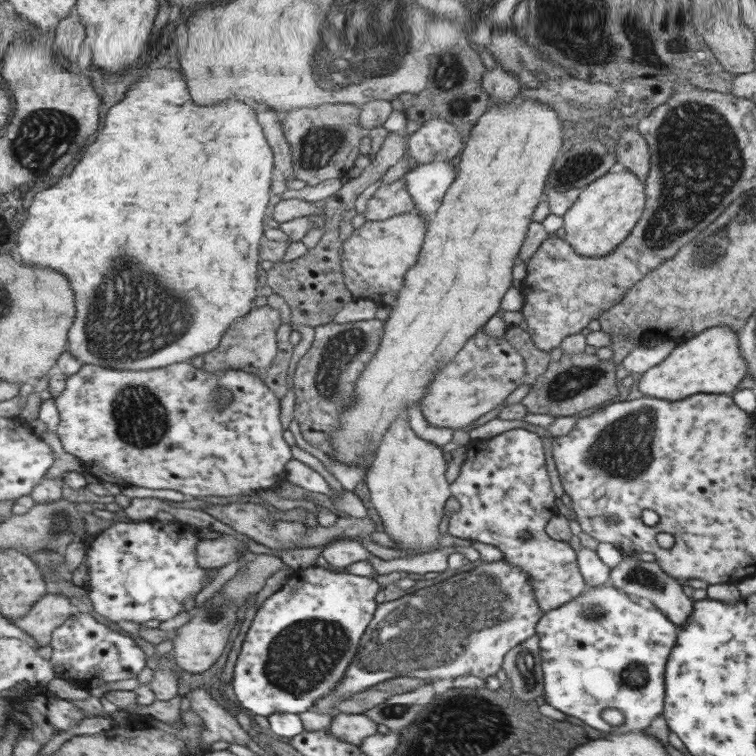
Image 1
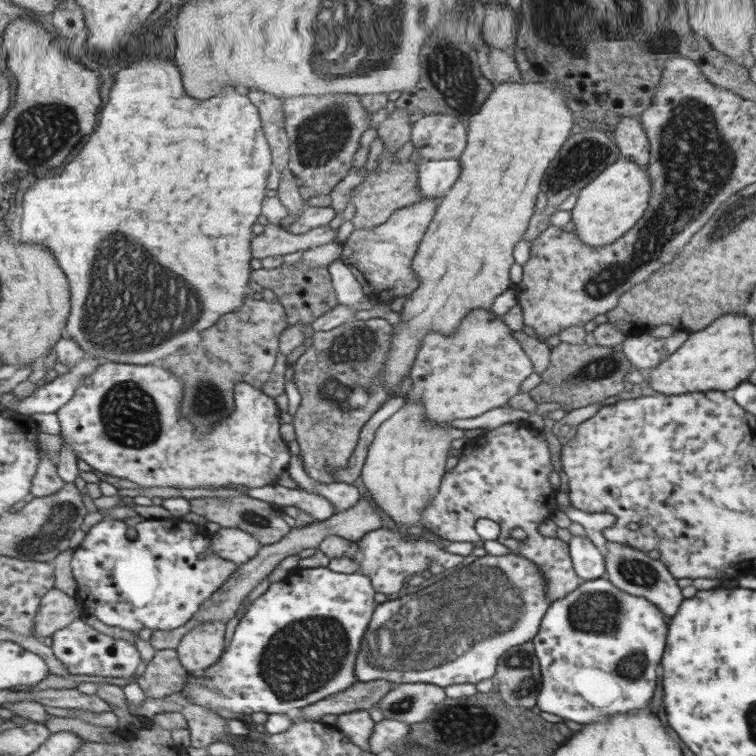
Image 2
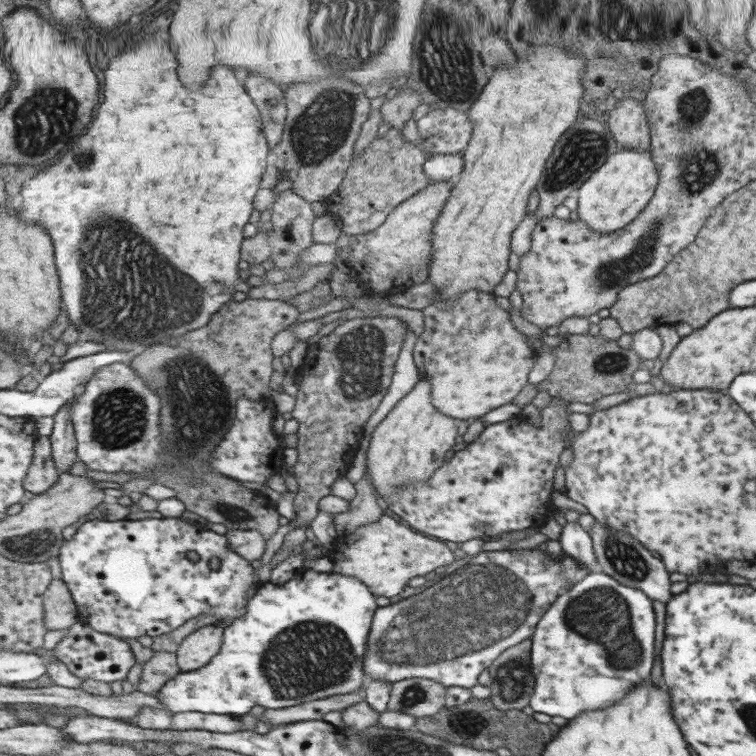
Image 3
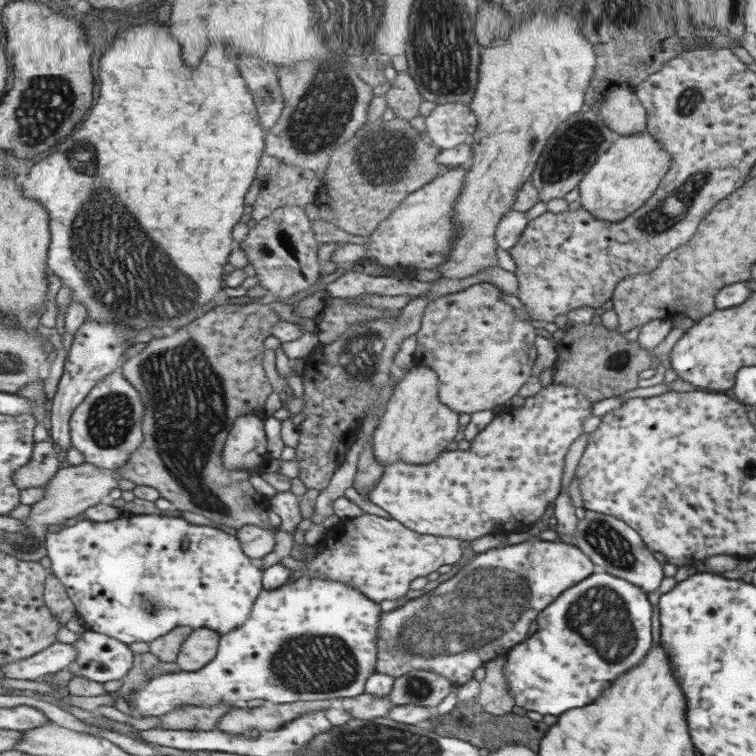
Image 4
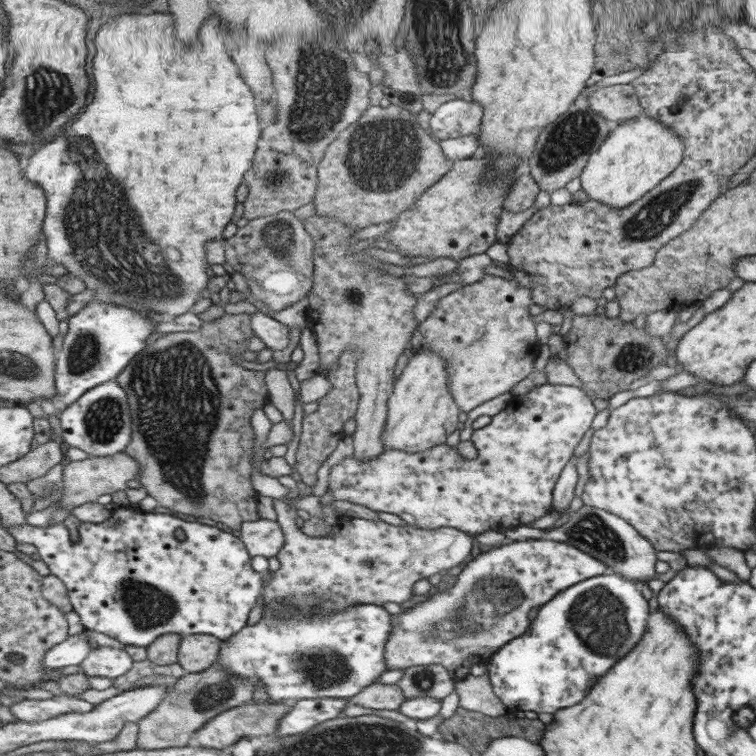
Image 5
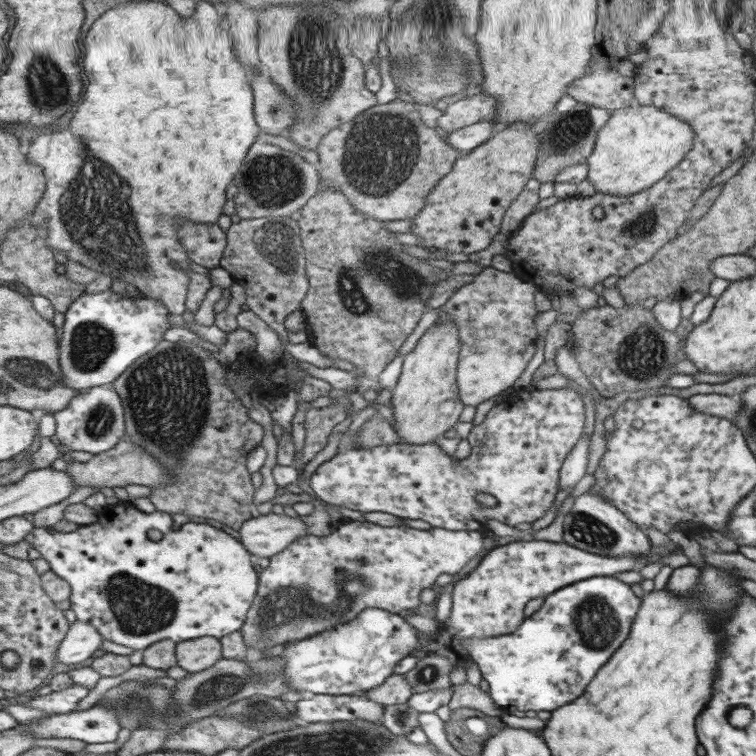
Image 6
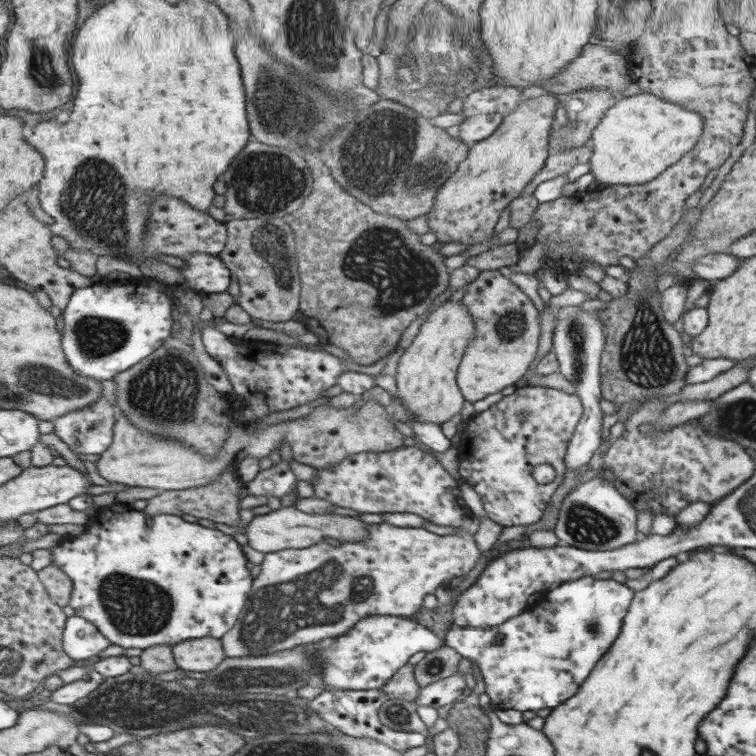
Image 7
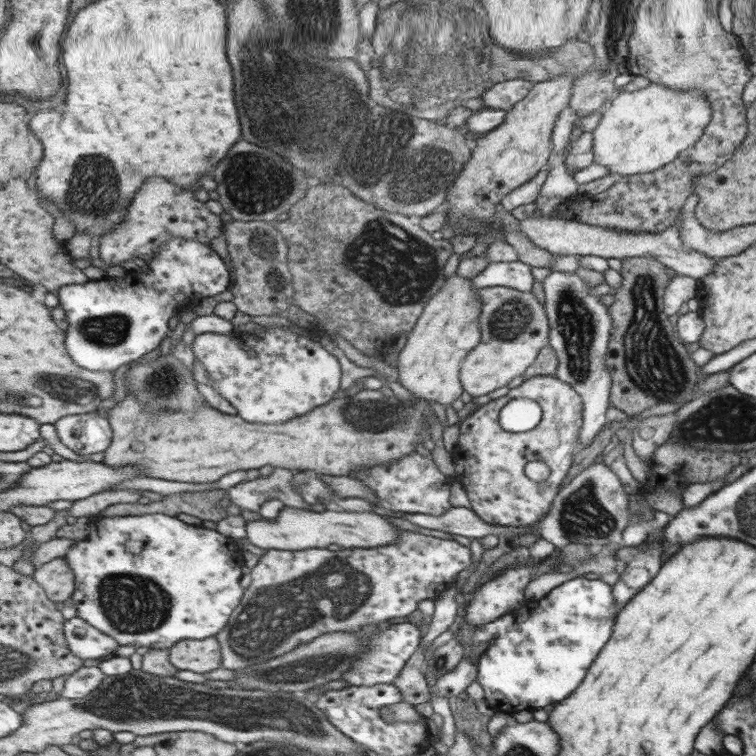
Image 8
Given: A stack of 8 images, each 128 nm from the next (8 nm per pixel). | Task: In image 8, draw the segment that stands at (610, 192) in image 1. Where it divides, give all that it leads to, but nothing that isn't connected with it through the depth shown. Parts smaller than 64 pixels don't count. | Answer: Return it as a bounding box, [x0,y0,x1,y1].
[592,82,713,177]

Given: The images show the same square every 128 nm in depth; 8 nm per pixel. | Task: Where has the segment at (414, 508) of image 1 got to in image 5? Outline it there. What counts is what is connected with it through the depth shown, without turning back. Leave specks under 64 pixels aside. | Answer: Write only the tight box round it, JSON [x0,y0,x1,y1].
[385,349,460,453]

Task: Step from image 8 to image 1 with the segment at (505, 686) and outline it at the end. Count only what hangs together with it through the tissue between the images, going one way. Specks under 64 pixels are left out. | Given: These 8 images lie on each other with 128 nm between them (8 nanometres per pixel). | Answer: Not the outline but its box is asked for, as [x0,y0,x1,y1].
[537,584,678,732]

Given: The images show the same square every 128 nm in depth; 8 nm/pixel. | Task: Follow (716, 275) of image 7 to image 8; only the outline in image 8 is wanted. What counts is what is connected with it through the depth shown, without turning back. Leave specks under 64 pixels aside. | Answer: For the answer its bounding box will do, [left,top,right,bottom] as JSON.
[517,209,718,282]

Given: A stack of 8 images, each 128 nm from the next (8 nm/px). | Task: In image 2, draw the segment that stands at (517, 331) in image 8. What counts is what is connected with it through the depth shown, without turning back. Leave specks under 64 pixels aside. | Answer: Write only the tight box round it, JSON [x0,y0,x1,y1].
[407,307,534,423]

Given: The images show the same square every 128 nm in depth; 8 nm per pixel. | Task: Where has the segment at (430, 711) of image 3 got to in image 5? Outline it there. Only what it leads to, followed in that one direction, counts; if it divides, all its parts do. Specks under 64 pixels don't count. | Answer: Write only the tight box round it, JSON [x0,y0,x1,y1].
[396,664,455,702]

